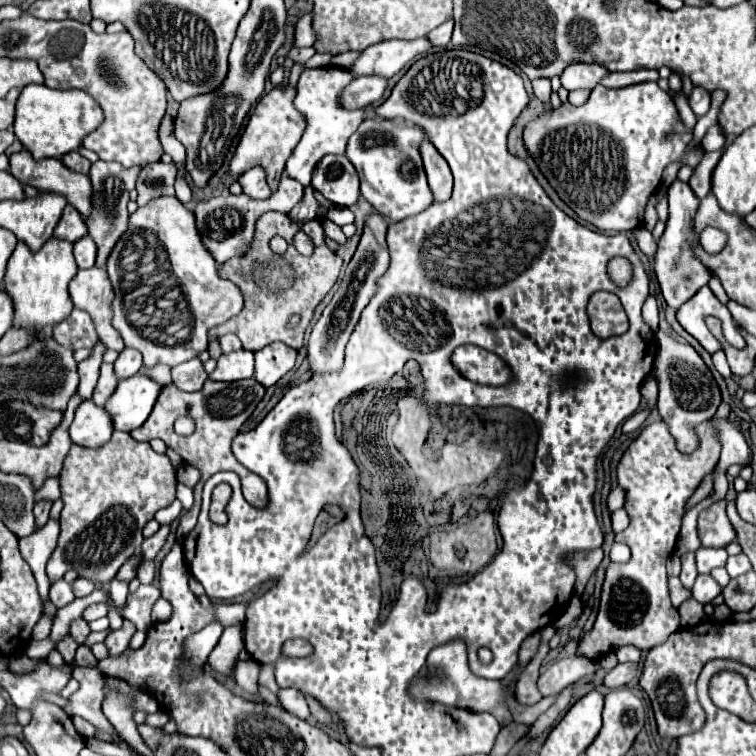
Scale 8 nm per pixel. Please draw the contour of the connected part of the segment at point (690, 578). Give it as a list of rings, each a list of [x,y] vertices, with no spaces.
[[[689,552],[689,554],[683,554],[681,556],[681,562],[683,562],[683,568],[681,568],[681,582],[685,588],[693,588],[695,584],[695,578],[697,578],[697,568],[695,568],[695,554]]]

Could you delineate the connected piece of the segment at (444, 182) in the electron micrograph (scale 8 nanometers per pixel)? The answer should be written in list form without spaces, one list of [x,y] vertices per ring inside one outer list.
[[[423,140],[421,156],[423,156],[429,188],[433,192],[433,200],[435,202],[449,200],[451,186],[453,186],[453,176],[451,176],[449,164],[445,162],[445,158],[437,152],[437,148],[429,140]]]

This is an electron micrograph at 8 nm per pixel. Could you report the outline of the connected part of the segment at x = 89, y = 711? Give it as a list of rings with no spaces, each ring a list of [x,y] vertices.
[[[97,666],[77,667],[73,670],[72,677],[79,682],[80,688],[69,698],[69,706],[65,708],[65,712],[69,716],[83,716],[95,728],[109,734],[113,738],[113,744],[129,748],[125,744],[125,740],[121,740],[121,736],[117,736],[117,730],[109,724],[109,720],[105,720],[105,714],[101,712],[101,698],[103,698],[101,670]]]

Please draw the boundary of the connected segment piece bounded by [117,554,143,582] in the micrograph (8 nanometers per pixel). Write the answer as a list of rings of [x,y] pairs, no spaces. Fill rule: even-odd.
[[[135,554],[129,562],[125,562],[121,566],[121,572],[117,572],[117,578],[119,580],[125,580],[125,582],[131,582],[135,578],[135,574],[137,574],[137,568],[139,568],[141,560],[143,560],[143,556],[141,554]]]

